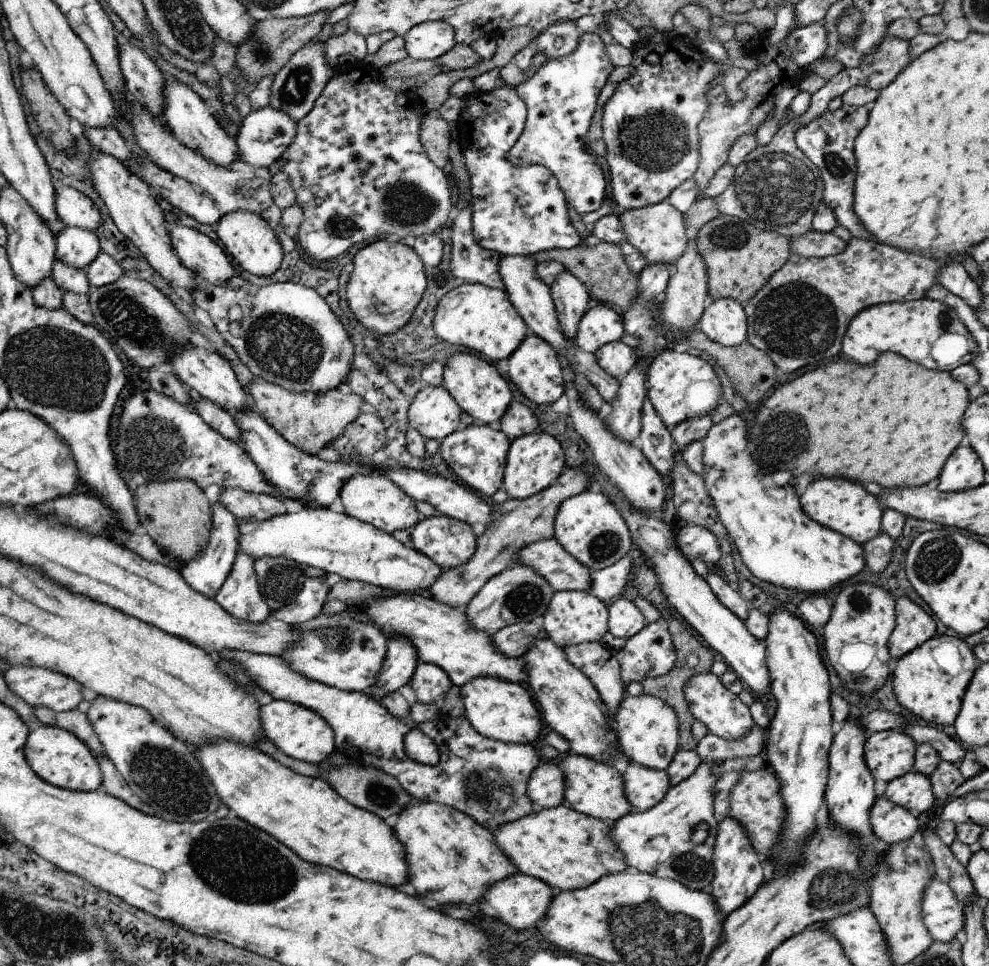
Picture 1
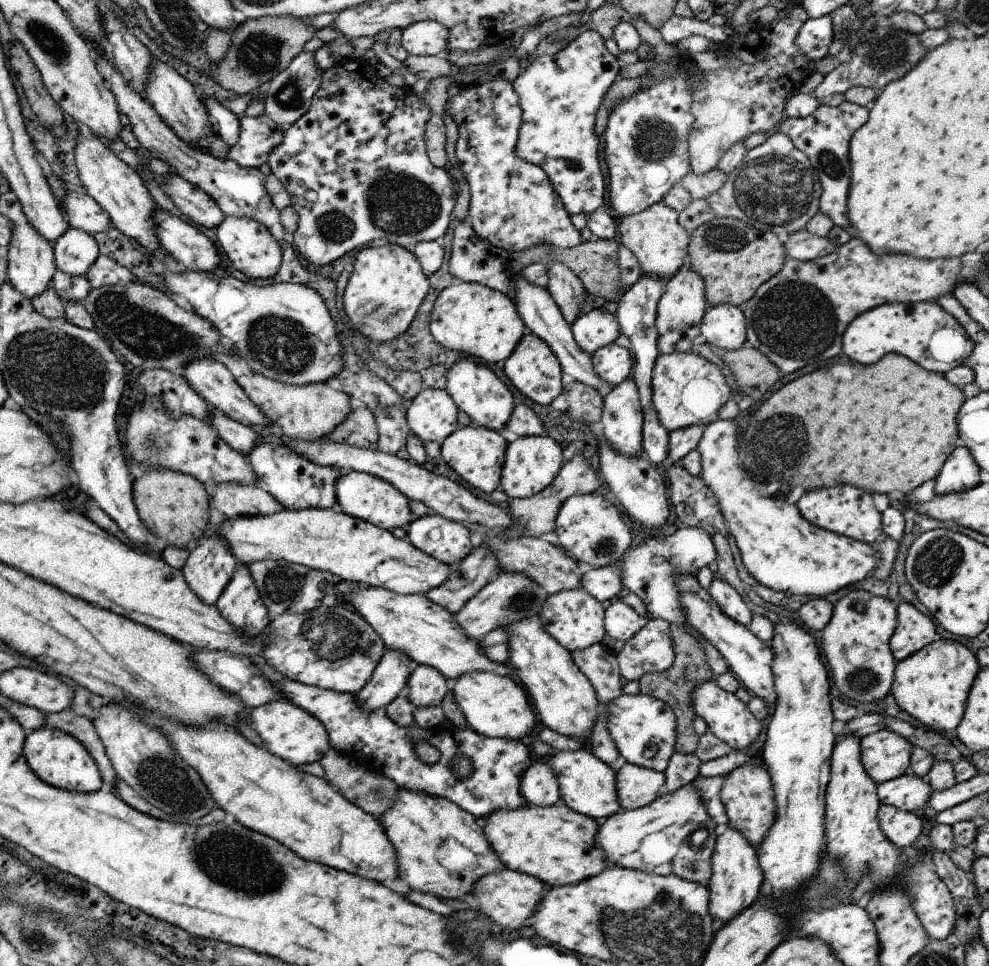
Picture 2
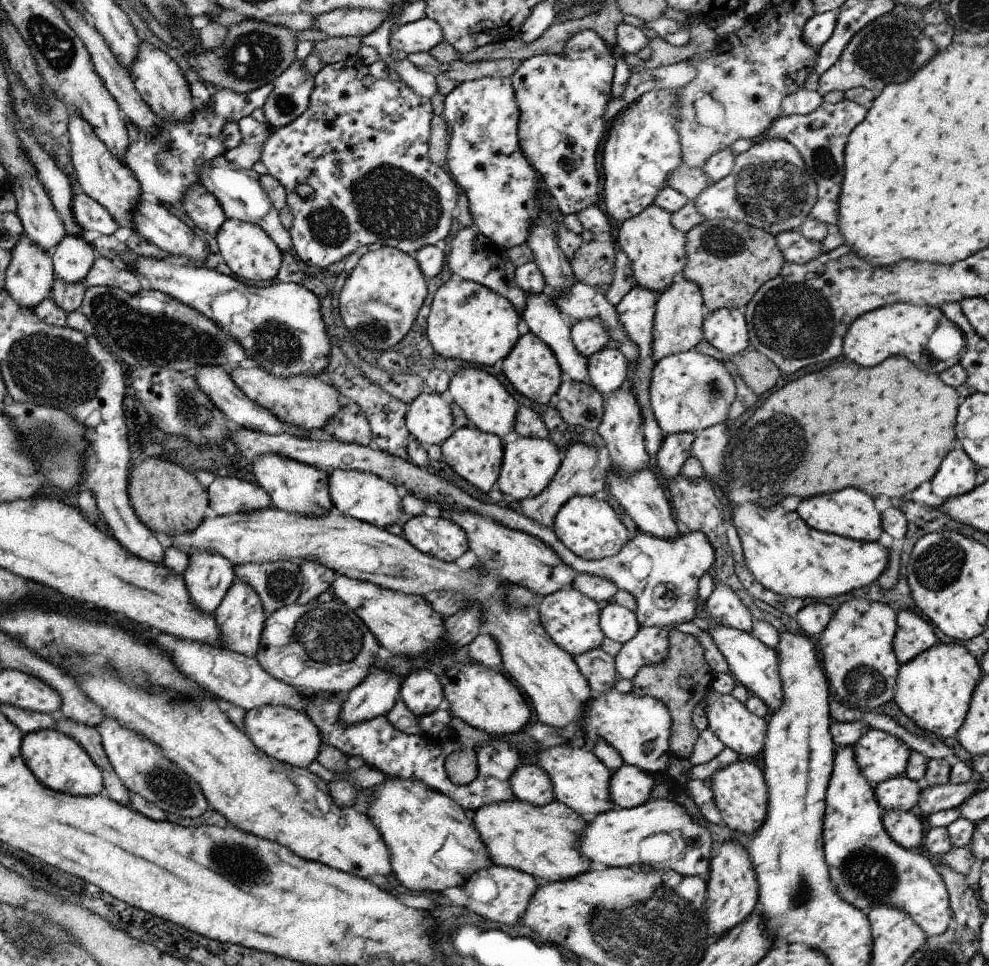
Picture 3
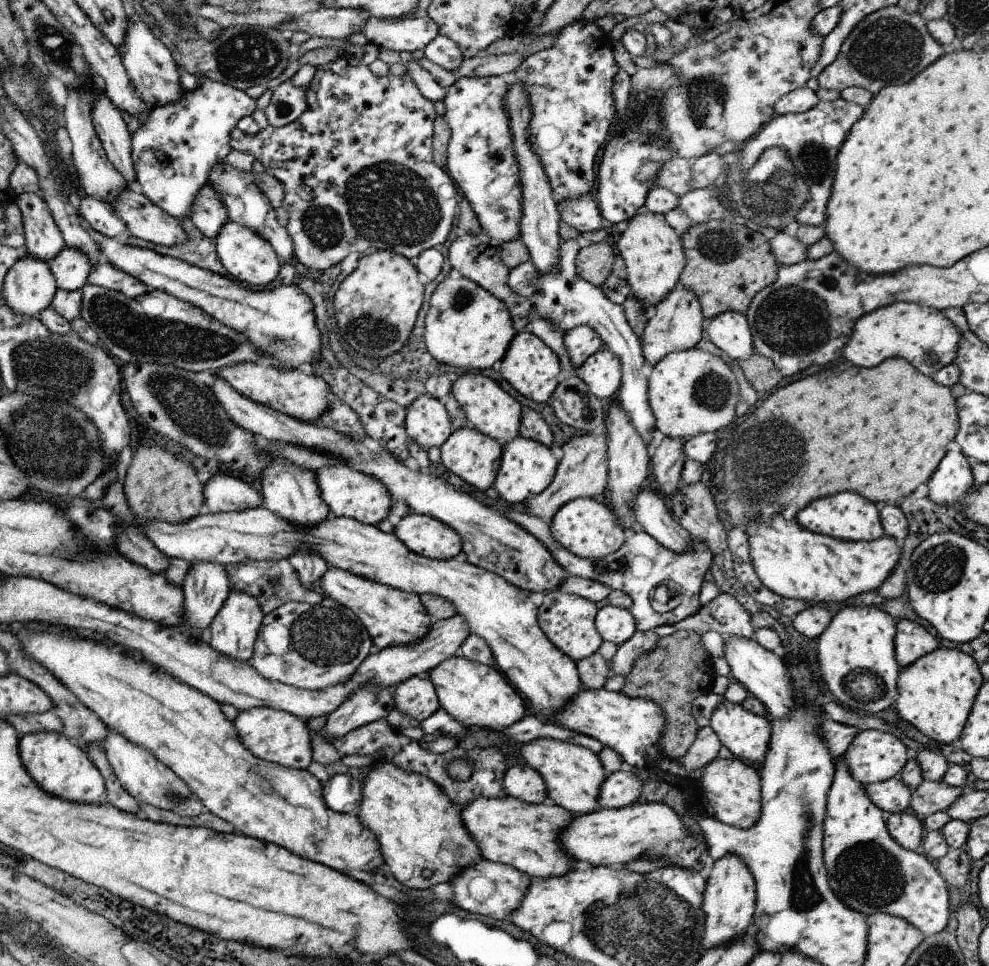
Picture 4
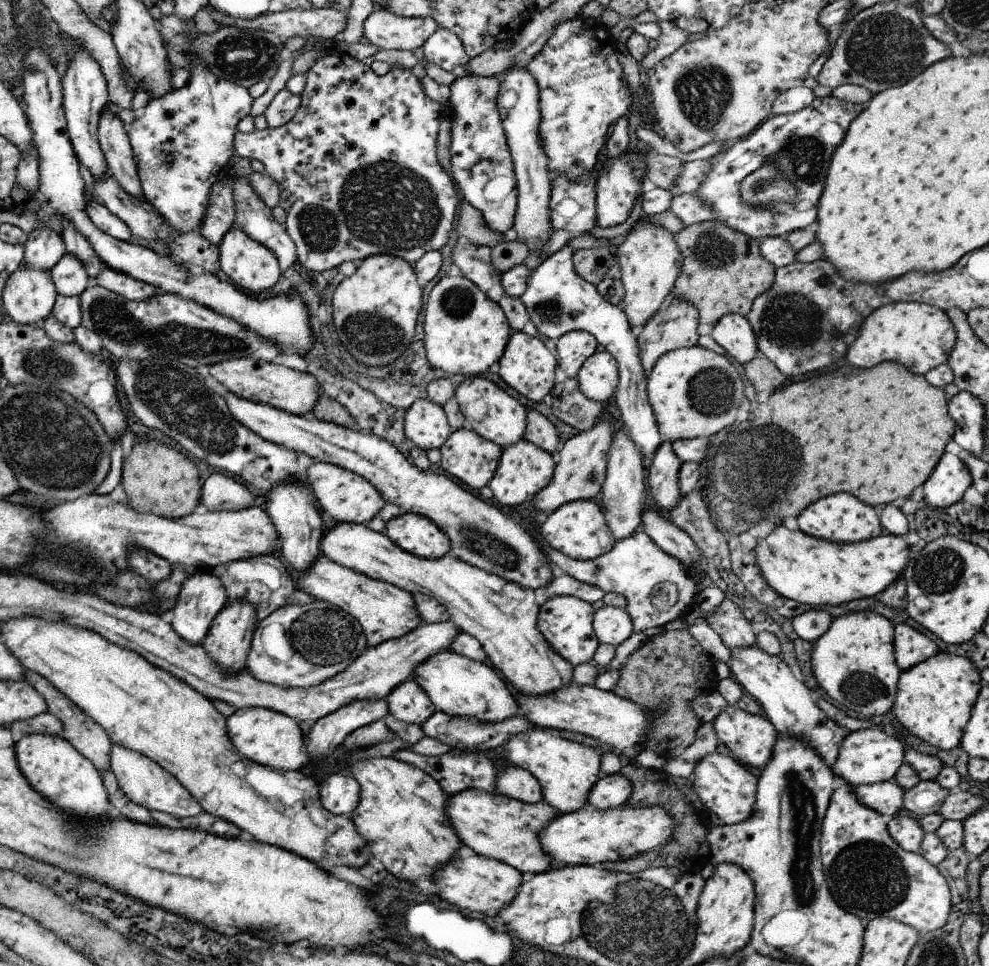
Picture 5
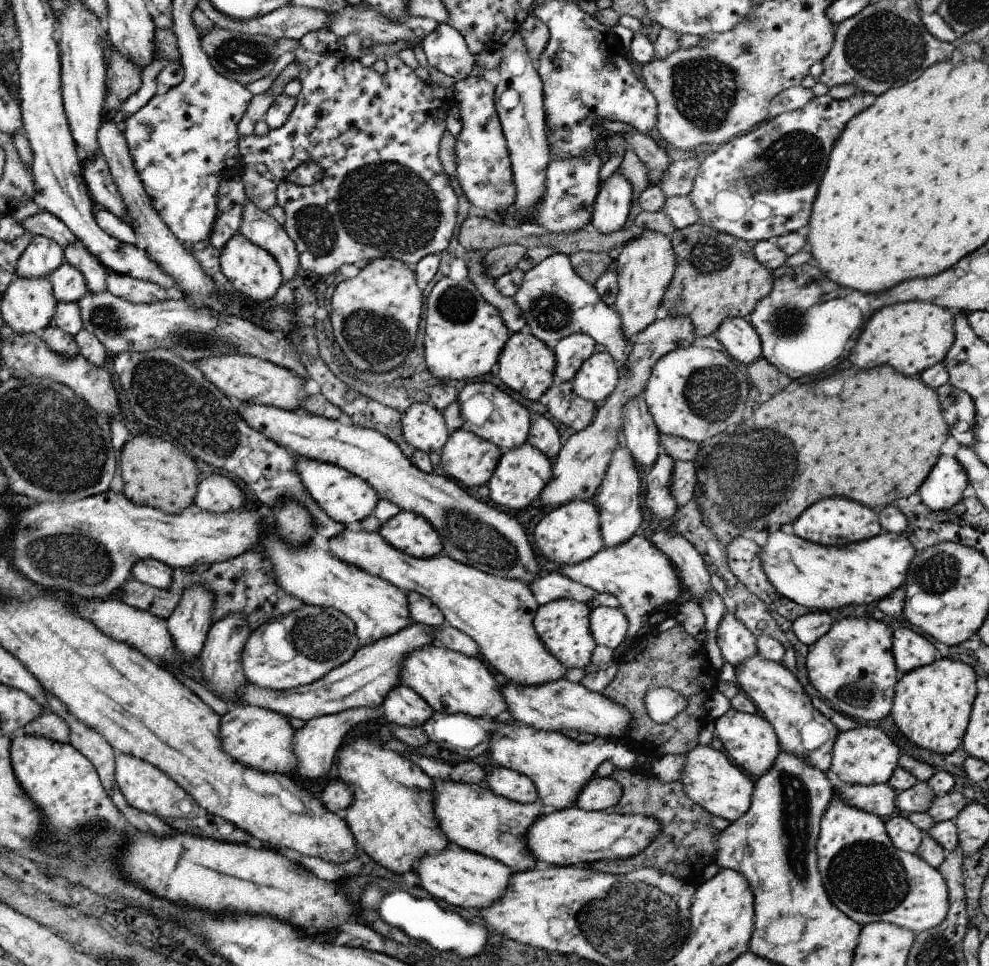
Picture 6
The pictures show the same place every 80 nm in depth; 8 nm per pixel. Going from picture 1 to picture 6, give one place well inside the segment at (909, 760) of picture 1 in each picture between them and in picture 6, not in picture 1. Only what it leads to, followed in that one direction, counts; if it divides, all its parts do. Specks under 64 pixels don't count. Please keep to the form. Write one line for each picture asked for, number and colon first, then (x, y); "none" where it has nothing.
2: (885, 755)
3: (880, 756)
4: (873, 756)
5: (867, 756)
6: (865, 755)

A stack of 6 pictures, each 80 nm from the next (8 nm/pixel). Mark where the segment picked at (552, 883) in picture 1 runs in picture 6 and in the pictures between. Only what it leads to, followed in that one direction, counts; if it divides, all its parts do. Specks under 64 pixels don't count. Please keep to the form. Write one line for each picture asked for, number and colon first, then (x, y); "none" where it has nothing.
2: (555, 844)
3: (542, 841)
4: (506, 830)
5: (501, 828)
6: (474, 818)

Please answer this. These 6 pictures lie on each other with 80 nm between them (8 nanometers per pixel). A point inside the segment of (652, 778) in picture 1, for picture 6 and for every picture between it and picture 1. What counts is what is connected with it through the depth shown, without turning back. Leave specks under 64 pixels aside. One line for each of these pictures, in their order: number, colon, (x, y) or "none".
2: (636, 787)
3: (629, 787)
4: (622, 788)
5: (609, 792)
6: (601, 793)

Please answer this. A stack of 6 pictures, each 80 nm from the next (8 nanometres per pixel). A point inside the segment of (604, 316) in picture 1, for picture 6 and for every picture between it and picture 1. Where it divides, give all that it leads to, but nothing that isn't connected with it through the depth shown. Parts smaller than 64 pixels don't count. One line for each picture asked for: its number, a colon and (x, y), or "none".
2: (592, 331)
3: (589, 336)
4: (581, 342)
5: (574, 348)
6: (571, 351)

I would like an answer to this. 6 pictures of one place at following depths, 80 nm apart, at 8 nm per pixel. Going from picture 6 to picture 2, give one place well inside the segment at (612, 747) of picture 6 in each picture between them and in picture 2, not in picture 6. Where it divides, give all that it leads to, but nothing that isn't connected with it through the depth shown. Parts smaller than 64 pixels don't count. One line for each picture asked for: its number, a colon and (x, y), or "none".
2: (587, 785)
3: (580, 781)
4: (573, 774)
5: (566, 770)

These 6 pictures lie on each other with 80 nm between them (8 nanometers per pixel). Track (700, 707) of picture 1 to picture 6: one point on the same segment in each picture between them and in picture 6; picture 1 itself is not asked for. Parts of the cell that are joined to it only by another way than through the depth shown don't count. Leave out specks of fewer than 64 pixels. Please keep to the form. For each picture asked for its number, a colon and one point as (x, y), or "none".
2: (726, 716)
3: (737, 728)
4: (747, 736)
5: (751, 738)
6: (750, 742)

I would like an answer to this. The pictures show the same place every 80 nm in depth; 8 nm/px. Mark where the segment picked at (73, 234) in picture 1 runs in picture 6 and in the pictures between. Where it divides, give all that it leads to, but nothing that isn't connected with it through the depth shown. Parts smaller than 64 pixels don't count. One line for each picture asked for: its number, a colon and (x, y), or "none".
2: (76, 251)
3: (73, 259)
4: (71, 268)
5: (70, 276)
6: (69, 284)

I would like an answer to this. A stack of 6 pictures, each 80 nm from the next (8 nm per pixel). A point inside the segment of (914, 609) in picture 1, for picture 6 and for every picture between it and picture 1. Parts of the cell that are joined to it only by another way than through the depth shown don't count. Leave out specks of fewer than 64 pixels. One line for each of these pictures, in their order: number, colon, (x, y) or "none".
2: (915, 630)
3: (914, 635)
4: (912, 641)
5: (911, 647)
6: (911, 650)

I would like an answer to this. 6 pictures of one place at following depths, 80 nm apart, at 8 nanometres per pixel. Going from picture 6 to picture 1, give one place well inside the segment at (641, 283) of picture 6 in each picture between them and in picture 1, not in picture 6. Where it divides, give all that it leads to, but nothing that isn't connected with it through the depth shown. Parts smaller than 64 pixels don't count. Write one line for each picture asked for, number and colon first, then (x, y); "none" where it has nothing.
1: (657, 231)
2: (660, 244)
3: (656, 249)
4: (652, 252)
5: (649, 259)

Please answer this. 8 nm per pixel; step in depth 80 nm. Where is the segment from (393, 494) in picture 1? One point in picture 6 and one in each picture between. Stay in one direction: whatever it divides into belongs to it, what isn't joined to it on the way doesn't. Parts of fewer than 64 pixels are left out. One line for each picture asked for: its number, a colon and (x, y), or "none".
2: (360, 495)
3: (363, 496)
4: (348, 493)
5: (346, 497)
6: (345, 497)

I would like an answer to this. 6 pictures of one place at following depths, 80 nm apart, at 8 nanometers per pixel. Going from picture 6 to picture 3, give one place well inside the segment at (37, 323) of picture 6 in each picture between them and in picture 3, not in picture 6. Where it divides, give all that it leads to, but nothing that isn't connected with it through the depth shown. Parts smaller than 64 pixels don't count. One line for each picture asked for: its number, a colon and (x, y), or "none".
3: (30, 278)
4: (29, 287)
5: (29, 296)

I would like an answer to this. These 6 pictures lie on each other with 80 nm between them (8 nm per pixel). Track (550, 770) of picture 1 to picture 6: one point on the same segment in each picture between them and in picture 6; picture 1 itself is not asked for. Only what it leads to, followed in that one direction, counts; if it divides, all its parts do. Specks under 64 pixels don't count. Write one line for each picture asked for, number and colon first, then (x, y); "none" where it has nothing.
2: (538, 785)
3: (531, 784)
4: (521, 782)
5: (512, 782)
6: (511, 784)

